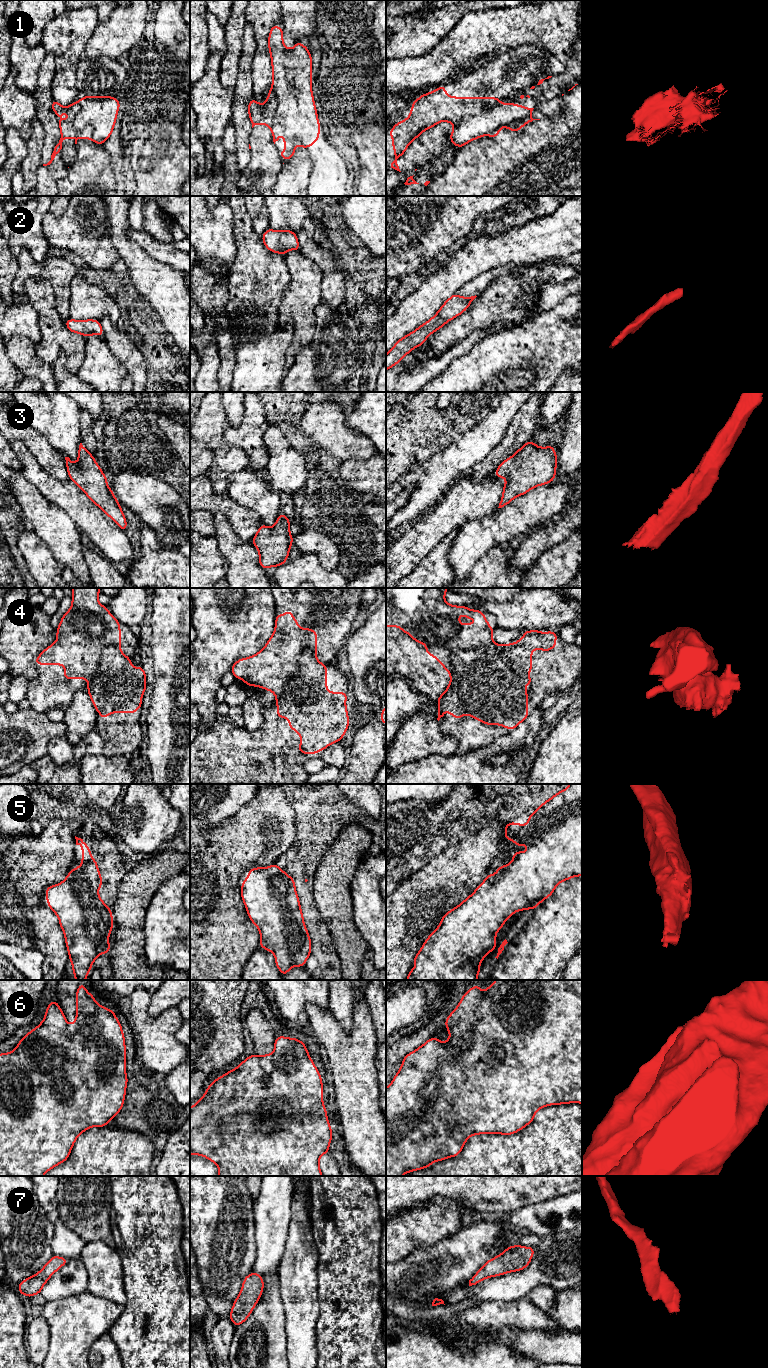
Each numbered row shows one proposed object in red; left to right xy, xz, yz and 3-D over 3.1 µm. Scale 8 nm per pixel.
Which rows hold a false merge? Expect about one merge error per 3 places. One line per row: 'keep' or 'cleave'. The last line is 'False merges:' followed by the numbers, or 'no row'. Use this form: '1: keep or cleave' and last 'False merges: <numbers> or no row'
1: cleave
2: keep
3: keep
4: cleave
5: keep
6: cleave
7: keep
False merges: 1, 4, 6

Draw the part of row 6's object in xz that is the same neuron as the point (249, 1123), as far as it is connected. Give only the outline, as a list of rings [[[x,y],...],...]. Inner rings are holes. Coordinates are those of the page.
[[[277,1036],[274,1042],[274,1070],[267,1074],[260,1065],[259,1056],[255,1053],[247,1057],[235,1069],[226,1072],[208,1085],[201,1099],[190,1107],[190,1155],[201,1155],[214,1162],[219,1169],[218,1176],[323,1176],[319,1159],[329,1152],[333,1130],[327,1118],[323,1104],[323,1084],[314,1062],[303,1041],[297,1038]]]

